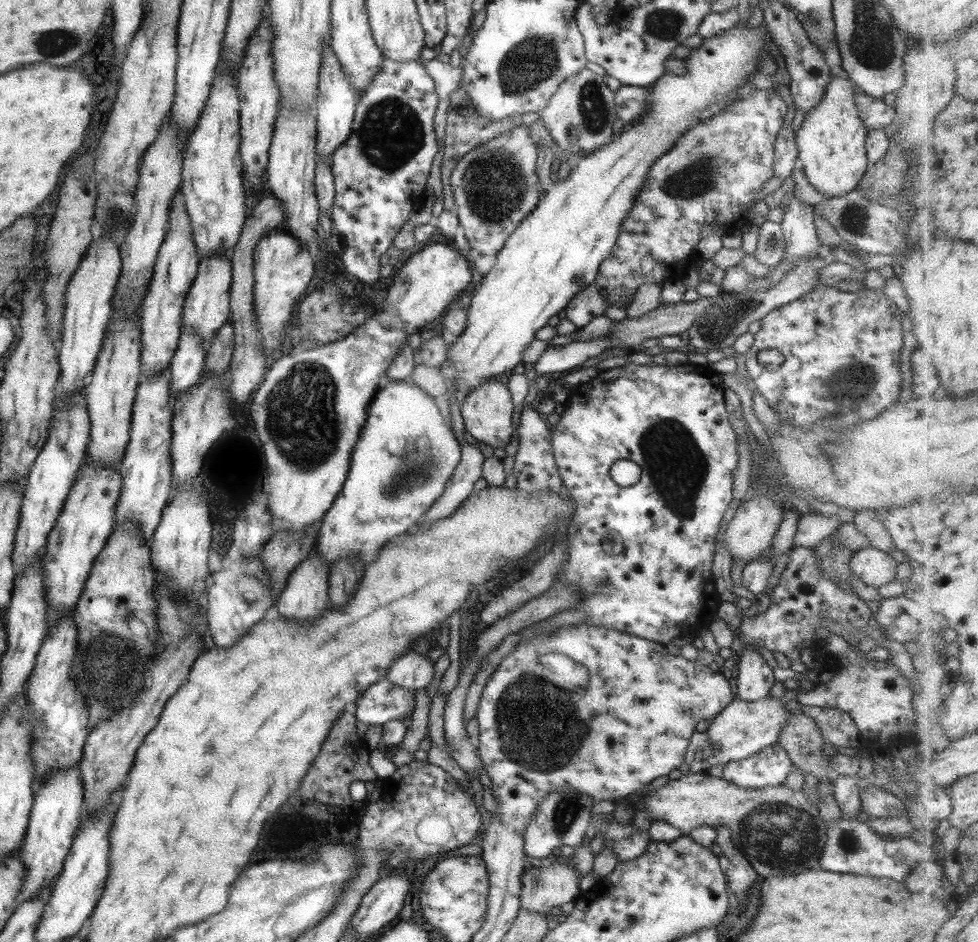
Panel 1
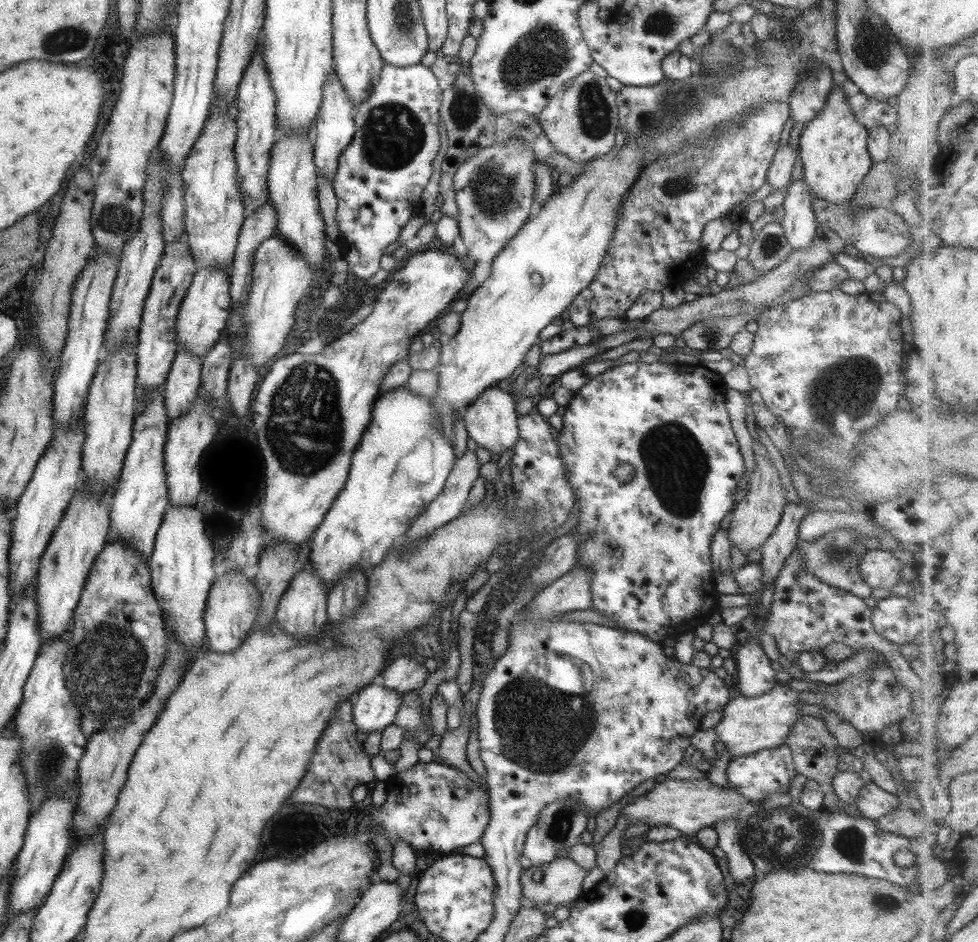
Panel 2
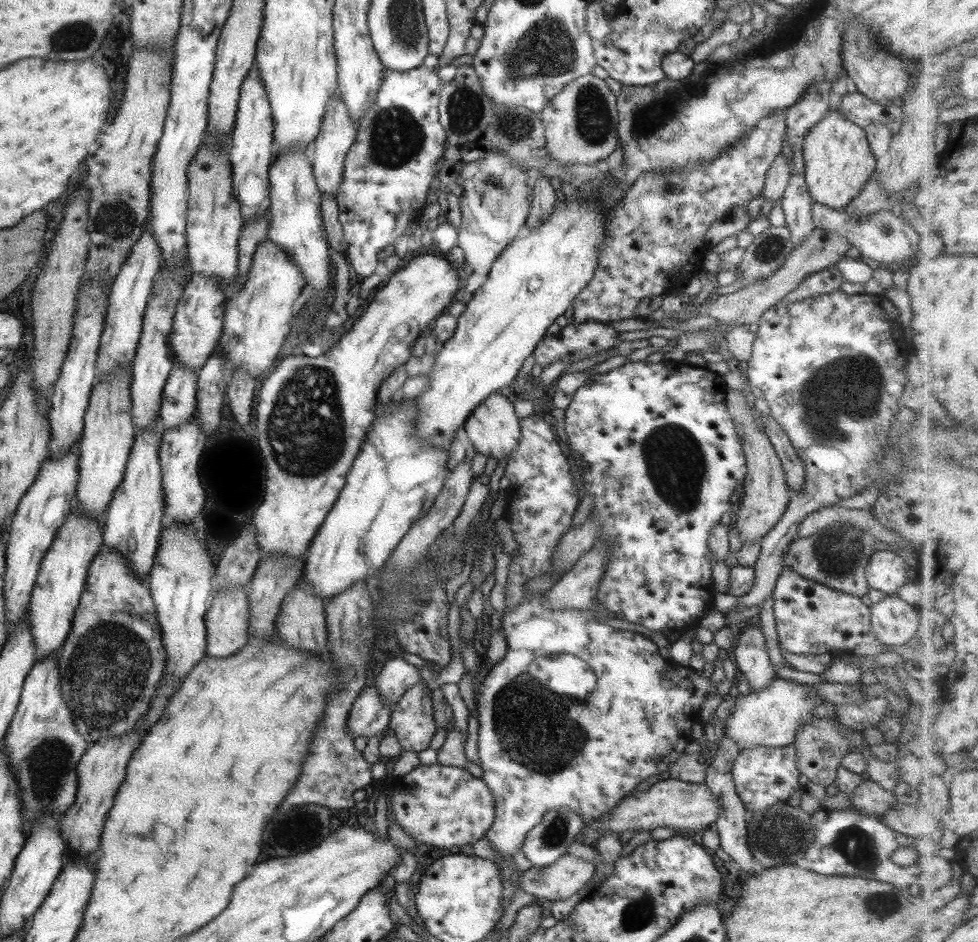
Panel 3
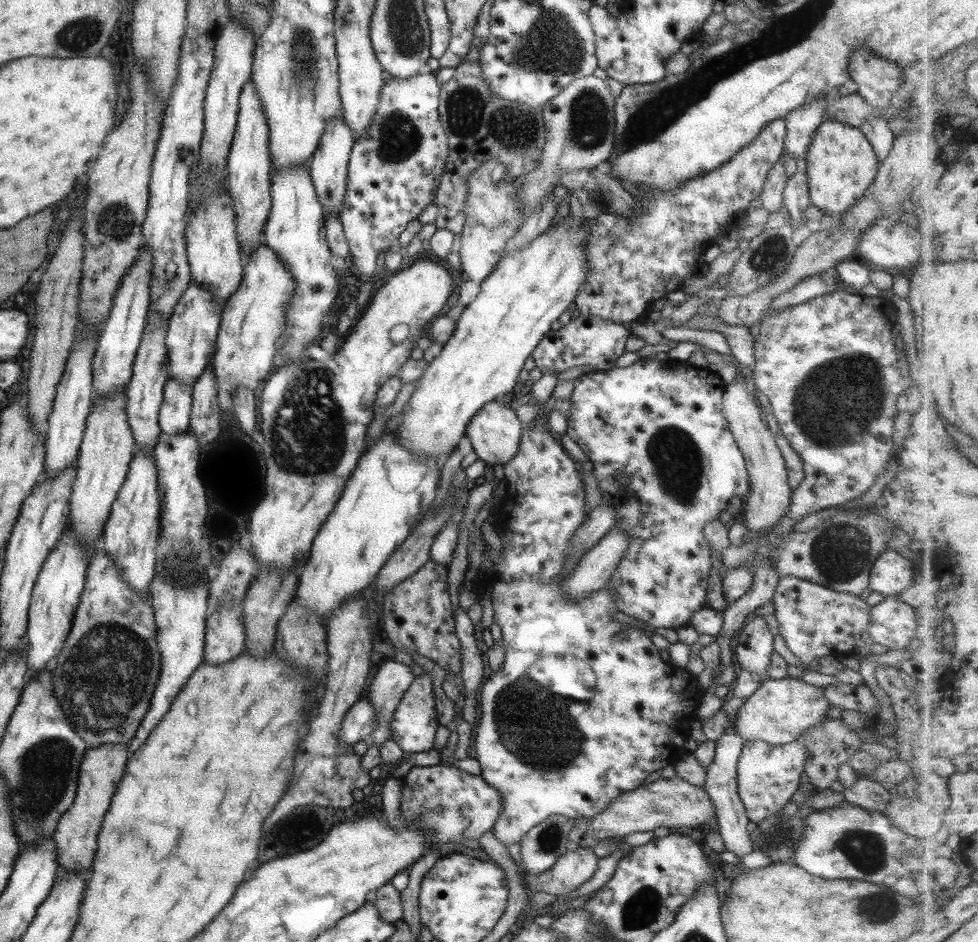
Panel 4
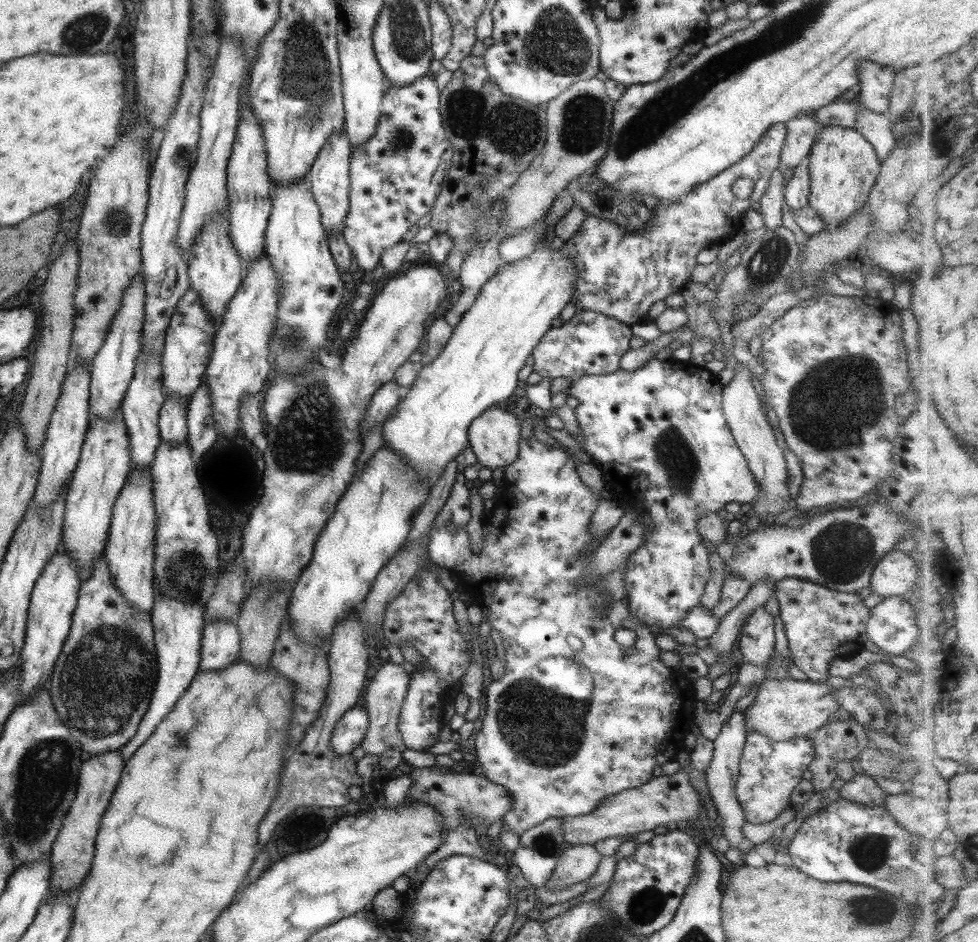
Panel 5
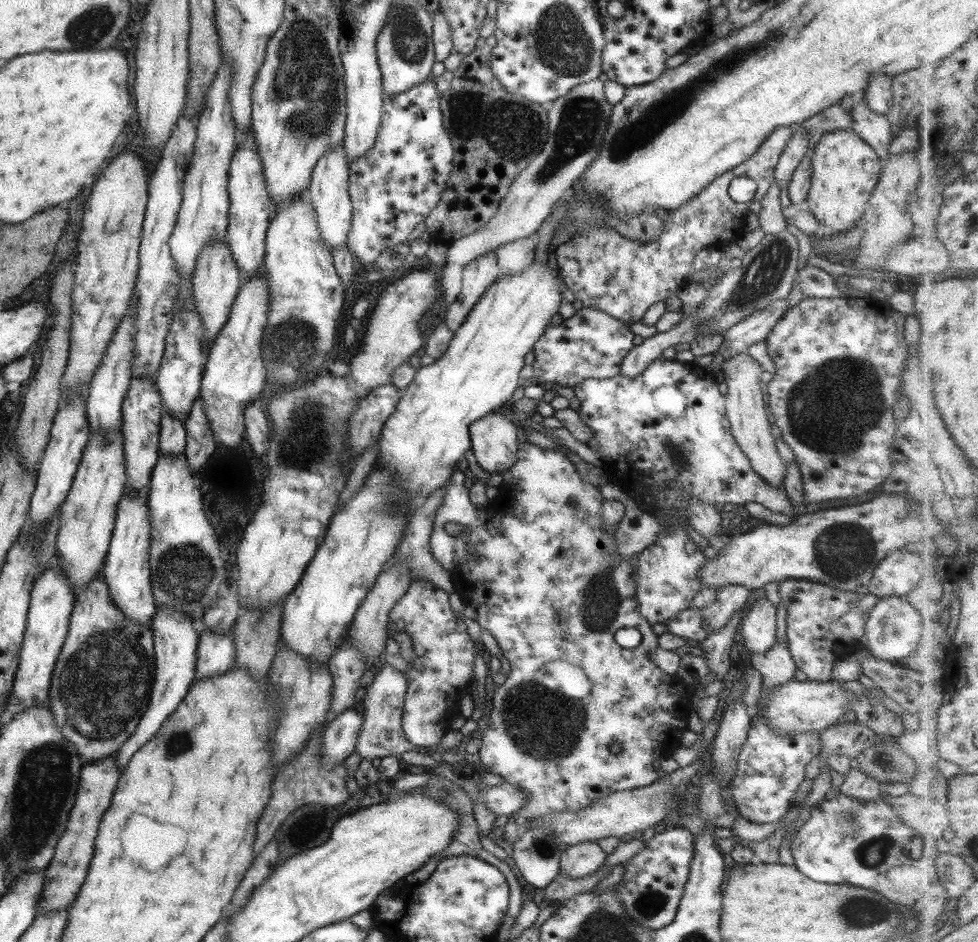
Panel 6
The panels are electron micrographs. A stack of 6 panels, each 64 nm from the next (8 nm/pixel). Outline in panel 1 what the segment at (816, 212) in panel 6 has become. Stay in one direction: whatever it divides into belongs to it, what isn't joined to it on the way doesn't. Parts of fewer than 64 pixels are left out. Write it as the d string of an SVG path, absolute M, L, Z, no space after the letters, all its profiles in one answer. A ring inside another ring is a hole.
M830 76L822 94L819 103L810 109L797 129L795 145L807 182L830 199L851 192L865 172L868 163L864 148L867 129L858 118L849 79Z

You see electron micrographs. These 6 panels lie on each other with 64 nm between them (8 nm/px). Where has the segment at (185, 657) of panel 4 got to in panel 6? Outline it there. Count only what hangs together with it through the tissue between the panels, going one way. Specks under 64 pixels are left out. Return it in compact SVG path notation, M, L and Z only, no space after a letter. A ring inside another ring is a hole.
M156 608L155 614L150 621L150 632L152 633L154 664L153 683L149 691L147 709L141 715L137 728L129 738L113 753L115 764L119 771L125 768L134 752L137 752L141 746L153 738L153 734L159 730L161 722L173 714L175 708L184 701L191 684L195 678L195 661L197 661L197 643L198 636L193 629L193 618L191 614L167 610L167 608Z

